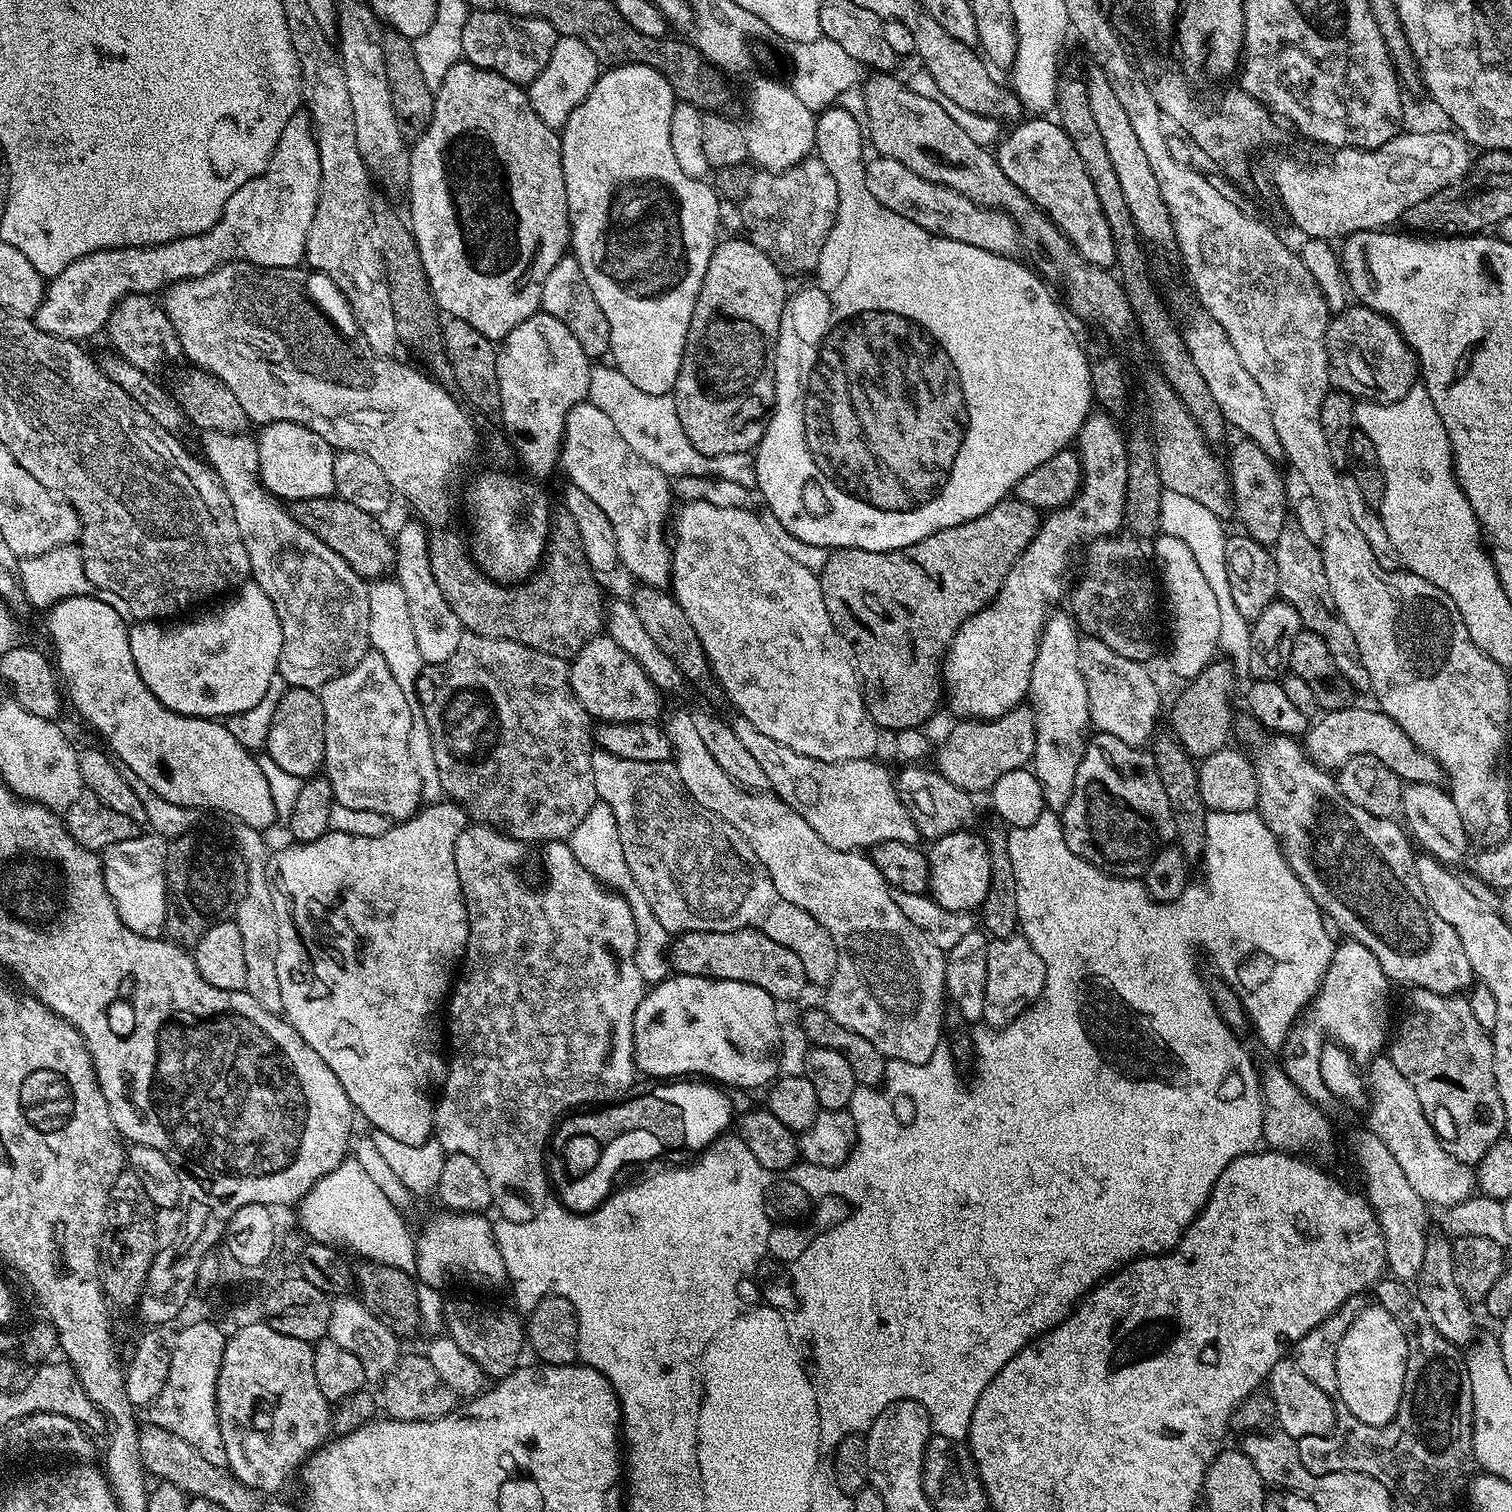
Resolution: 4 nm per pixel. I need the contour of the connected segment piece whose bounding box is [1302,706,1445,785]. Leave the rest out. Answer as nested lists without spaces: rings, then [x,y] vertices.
[[[1353,706],[1333,712],[1325,711],[1324,717],[1321,715],[1309,727],[1302,740],[1302,747],[1312,763],[1317,764],[1319,768],[1338,770],[1346,762],[1350,762],[1350,758],[1358,754],[1370,754],[1386,762],[1386,766],[1394,770],[1401,782],[1439,785],[1445,779],[1444,769],[1440,767],[1440,763],[1418,746],[1414,746],[1414,742],[1410,742],[1410,734],[1406,734],[1406,730],[1402,730],[1402,726],[1394,722],[1394,718],[1375,707],[1372,708]]]

